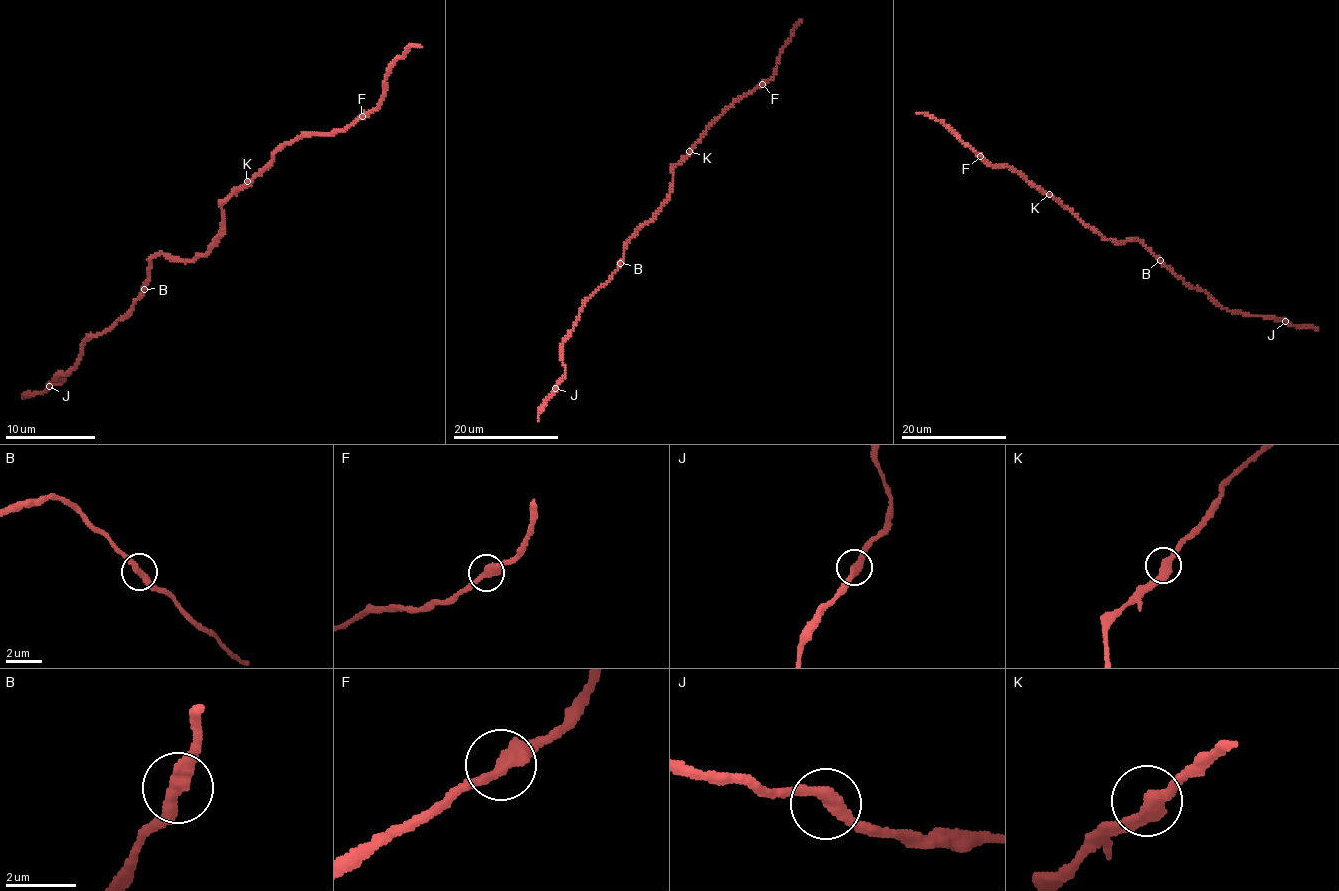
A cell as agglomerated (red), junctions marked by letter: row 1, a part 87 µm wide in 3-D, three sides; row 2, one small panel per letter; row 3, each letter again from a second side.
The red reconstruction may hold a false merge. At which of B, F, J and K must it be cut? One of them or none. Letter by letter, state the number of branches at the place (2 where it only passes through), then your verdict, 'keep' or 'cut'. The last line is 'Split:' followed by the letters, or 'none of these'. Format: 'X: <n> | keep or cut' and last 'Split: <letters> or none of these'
B: 2 | keep
F: 2 | keep
J: 2 | keep
K: 2 | keep
Split: none of these

